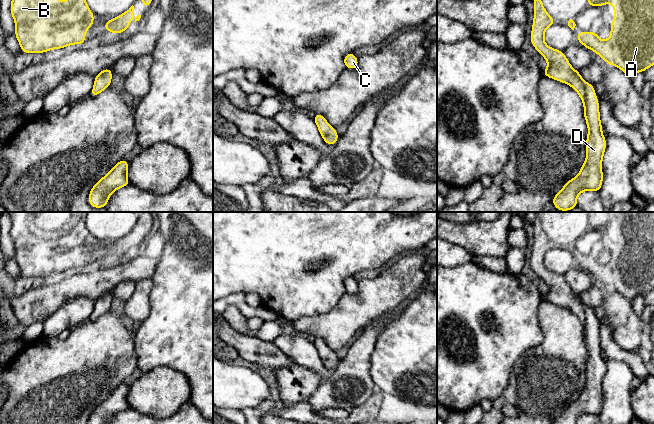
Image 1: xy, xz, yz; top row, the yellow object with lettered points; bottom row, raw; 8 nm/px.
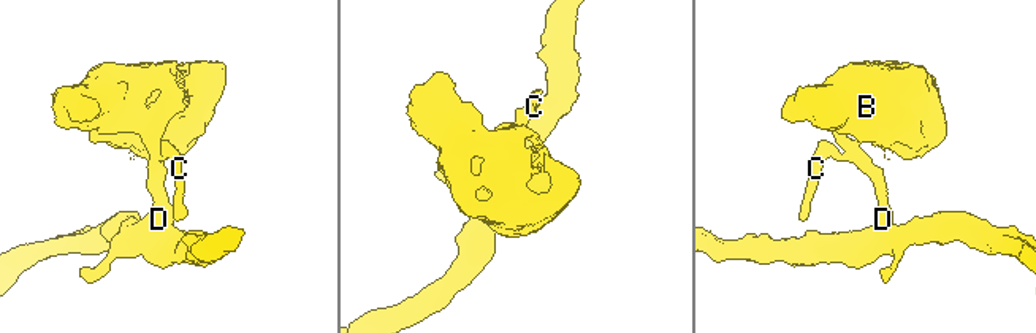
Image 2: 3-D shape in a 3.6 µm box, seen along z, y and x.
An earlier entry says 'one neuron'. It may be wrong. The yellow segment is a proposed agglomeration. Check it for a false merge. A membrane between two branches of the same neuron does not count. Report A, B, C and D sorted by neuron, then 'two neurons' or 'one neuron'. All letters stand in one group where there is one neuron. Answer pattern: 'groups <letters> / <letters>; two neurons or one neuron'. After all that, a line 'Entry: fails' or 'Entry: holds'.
groups A B C D; one neuron
Entry: holds

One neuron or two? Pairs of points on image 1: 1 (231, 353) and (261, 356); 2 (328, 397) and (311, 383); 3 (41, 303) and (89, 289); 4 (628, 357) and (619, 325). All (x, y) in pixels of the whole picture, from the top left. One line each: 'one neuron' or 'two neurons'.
1: two neurons
2: two neurons
3: one neuron
4: two neurons

